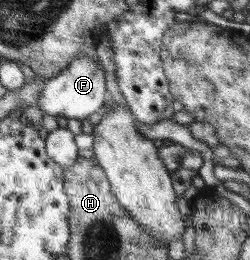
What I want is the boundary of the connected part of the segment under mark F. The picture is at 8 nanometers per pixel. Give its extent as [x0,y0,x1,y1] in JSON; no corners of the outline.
[37,55,108,120]

